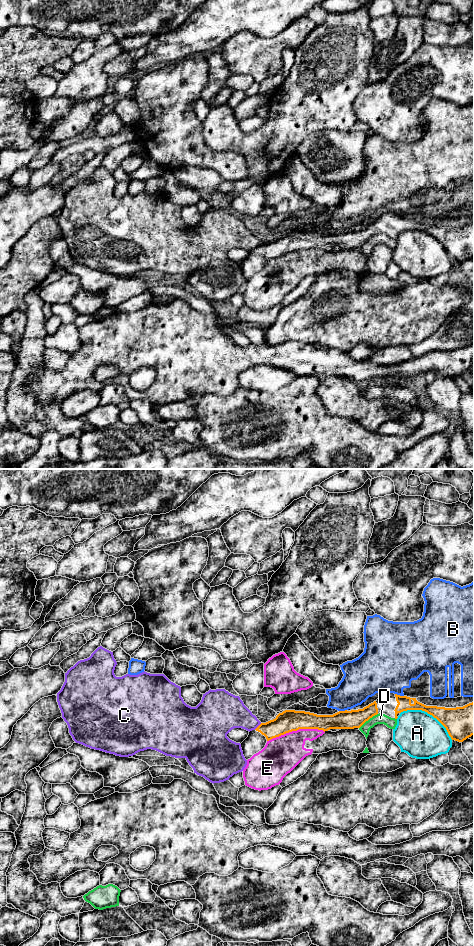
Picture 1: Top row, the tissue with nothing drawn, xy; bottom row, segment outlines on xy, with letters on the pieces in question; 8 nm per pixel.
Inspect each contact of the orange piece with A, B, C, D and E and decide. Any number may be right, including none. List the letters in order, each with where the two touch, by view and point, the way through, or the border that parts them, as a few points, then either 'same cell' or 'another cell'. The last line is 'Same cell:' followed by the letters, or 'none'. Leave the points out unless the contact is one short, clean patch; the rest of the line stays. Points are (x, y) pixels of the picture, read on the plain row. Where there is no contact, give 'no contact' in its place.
A: contact xy (428, 233); another cell
B: contact xy (399, 215); another cell
C: contact xy (258, 246); border xy (261, 243), (254, 249); another cell
D: contact xy (368, 239); border xy (377, 233), (359, 248); another cell
E: contact xy (295, 250); border xy (324, 251), (297, 249), (267, 261); another cell
Same cell: none

